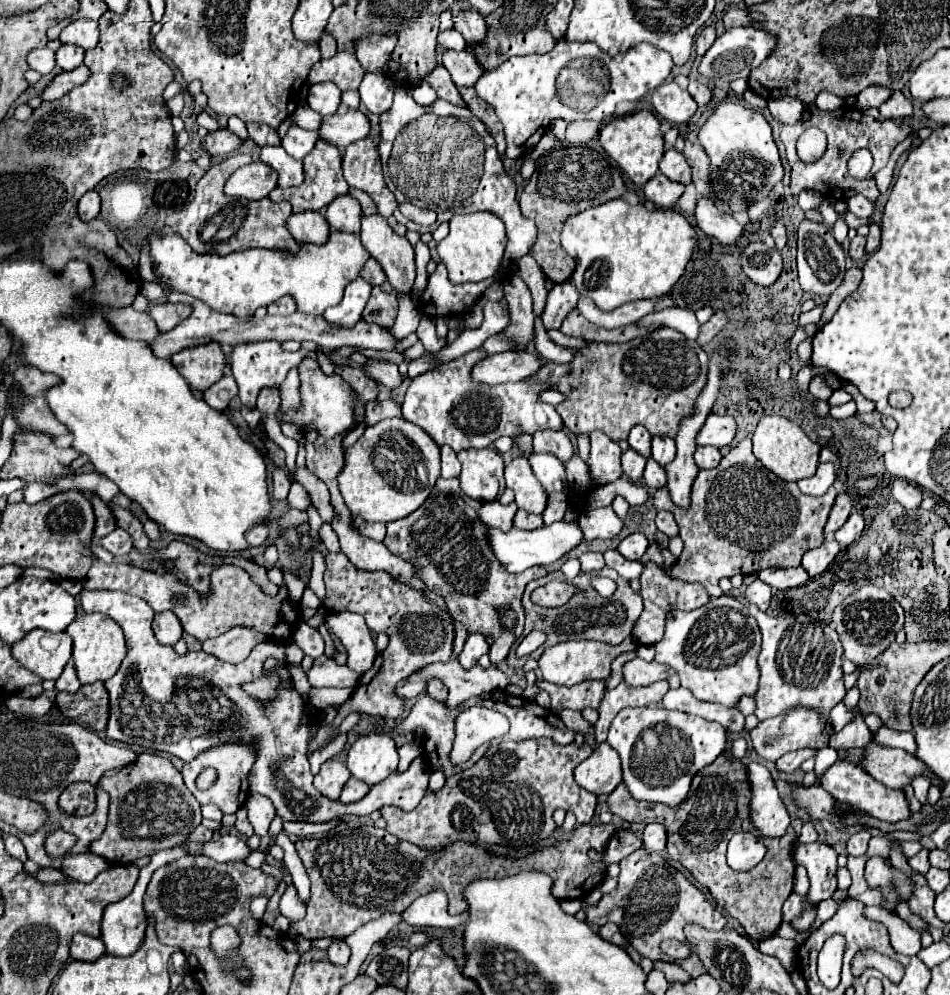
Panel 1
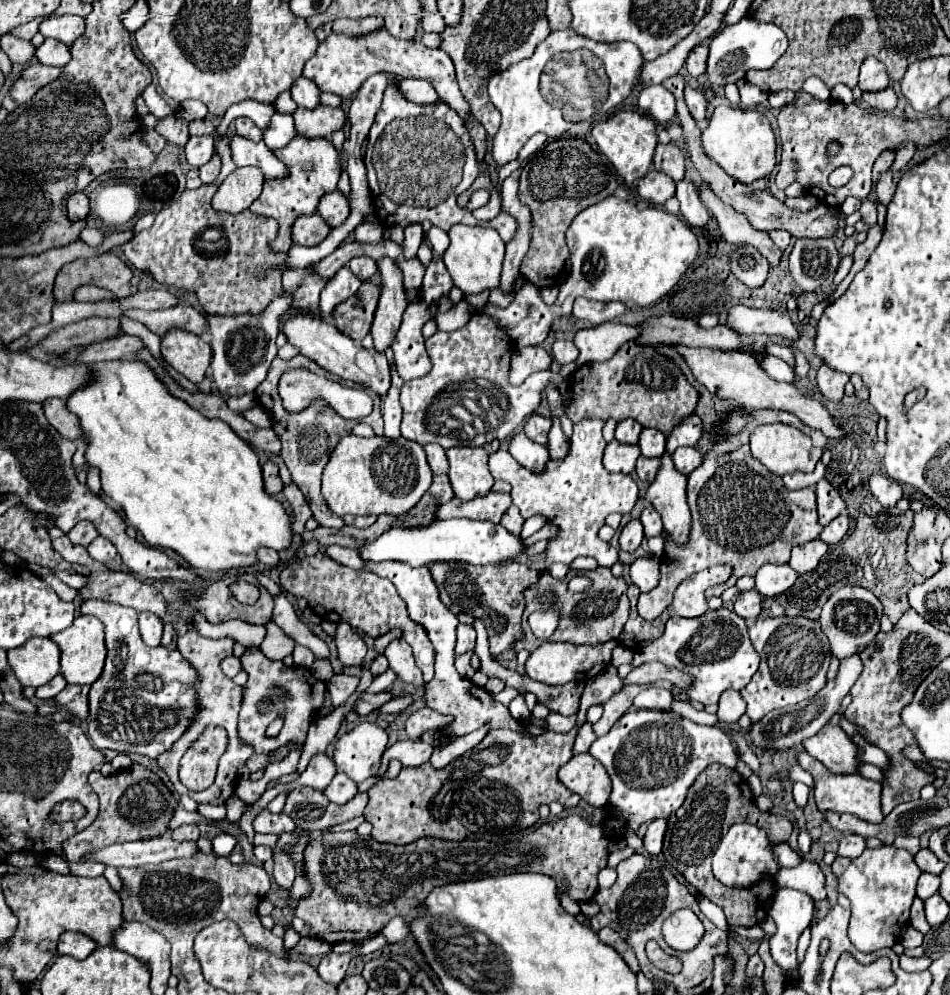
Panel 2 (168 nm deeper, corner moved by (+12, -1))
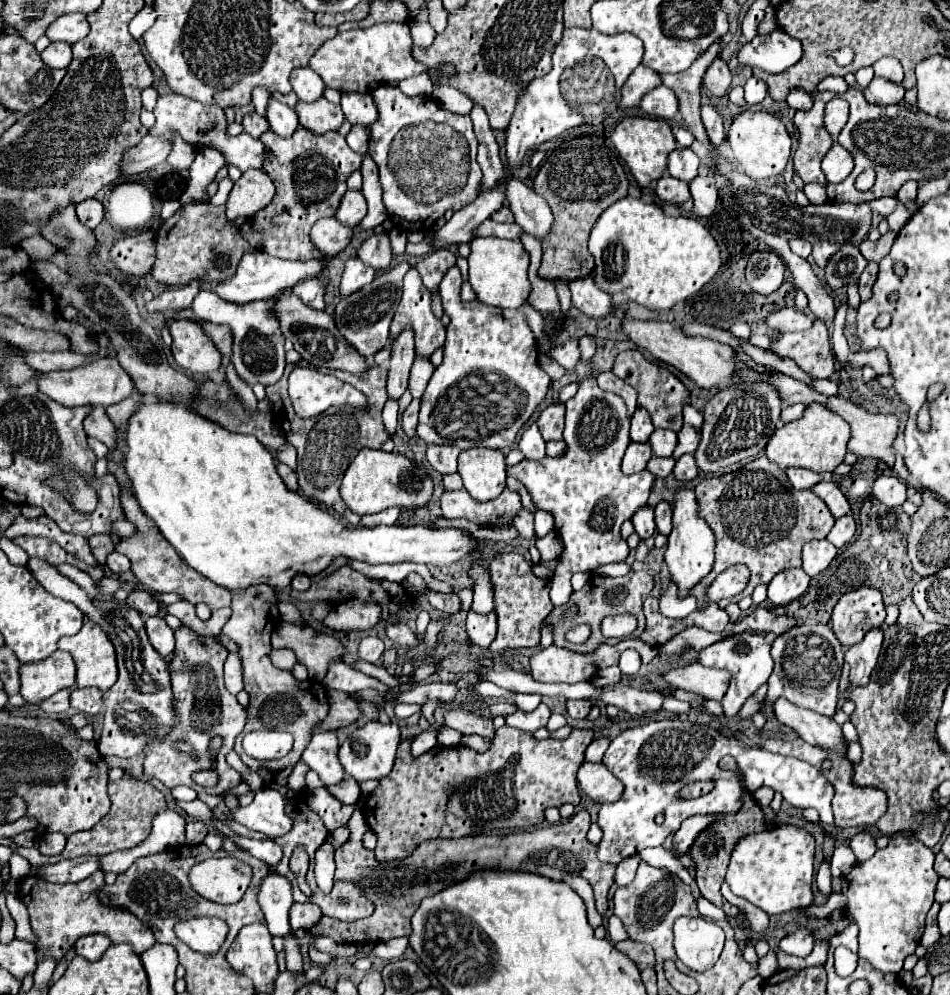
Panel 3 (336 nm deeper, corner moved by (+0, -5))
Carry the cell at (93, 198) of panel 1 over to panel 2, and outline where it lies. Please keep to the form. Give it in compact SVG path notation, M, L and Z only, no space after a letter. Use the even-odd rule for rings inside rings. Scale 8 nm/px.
M74 193L68 199L68 217L72 221L80 221L86 219L86 215L88 215L88 197L84 193Z

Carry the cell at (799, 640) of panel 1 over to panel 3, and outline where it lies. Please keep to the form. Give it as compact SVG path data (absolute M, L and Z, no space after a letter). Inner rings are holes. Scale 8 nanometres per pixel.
M824 625L792 627L784 635L776 637L776 641L772 643L772 657L774 657L774 673L768 679L768 685L770 685L766 695L768 705L764 709L764 715L770 721L774 719L770 713L770 703L778 697L784 697L798 707L816 711L826 717L832 717L836 713L838 679L842 673L844 651L830 627L824 627Z

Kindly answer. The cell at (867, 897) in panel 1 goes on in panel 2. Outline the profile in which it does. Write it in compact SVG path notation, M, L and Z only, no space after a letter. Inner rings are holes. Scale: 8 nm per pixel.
M730 926L731 930L736 931L740 937L746 937L746 939L764 939L766 933L762 927L752 927L752 929L738 929L738 927Z

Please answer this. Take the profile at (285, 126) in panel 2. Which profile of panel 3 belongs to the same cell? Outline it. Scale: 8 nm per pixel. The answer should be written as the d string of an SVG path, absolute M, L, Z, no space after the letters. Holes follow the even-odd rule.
M270 97L266 107L266 121L274 133L280 137L290 137L298 129L298 115L288 105Z

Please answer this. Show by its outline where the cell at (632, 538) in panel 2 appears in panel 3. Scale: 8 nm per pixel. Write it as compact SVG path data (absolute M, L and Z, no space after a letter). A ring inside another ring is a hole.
M650 505L640 507L640 509L634 513L632 523L634 523L634 529L636 529L636 533L640 535L640 539L652 537L652 535L654 535L654 529L656 529L656 525L654 525L654 507L650 507Z

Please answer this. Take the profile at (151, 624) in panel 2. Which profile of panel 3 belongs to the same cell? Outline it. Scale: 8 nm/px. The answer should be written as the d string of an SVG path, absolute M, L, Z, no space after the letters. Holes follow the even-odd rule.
M148 617L146 619L146 633L148 633L152 647L162 657L168 657L174 651L174 633L162 617Z

